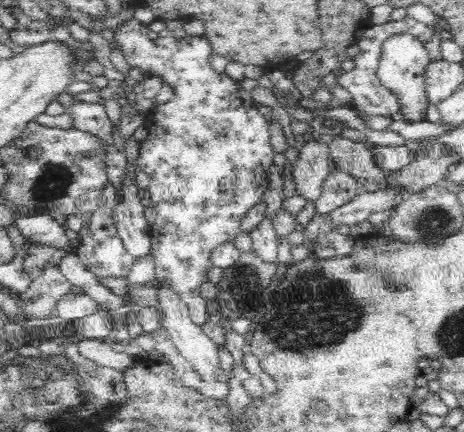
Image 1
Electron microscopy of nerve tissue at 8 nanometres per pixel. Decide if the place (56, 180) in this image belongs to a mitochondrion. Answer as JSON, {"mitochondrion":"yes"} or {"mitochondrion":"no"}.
{"mitochondrion":"yes"}

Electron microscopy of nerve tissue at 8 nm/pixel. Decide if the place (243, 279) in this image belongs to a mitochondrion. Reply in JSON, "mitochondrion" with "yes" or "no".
{"mitochondrion":"yes"}

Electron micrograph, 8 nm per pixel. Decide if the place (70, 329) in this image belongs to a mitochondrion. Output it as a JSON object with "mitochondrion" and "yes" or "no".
{"mitochondrion":"no"}

